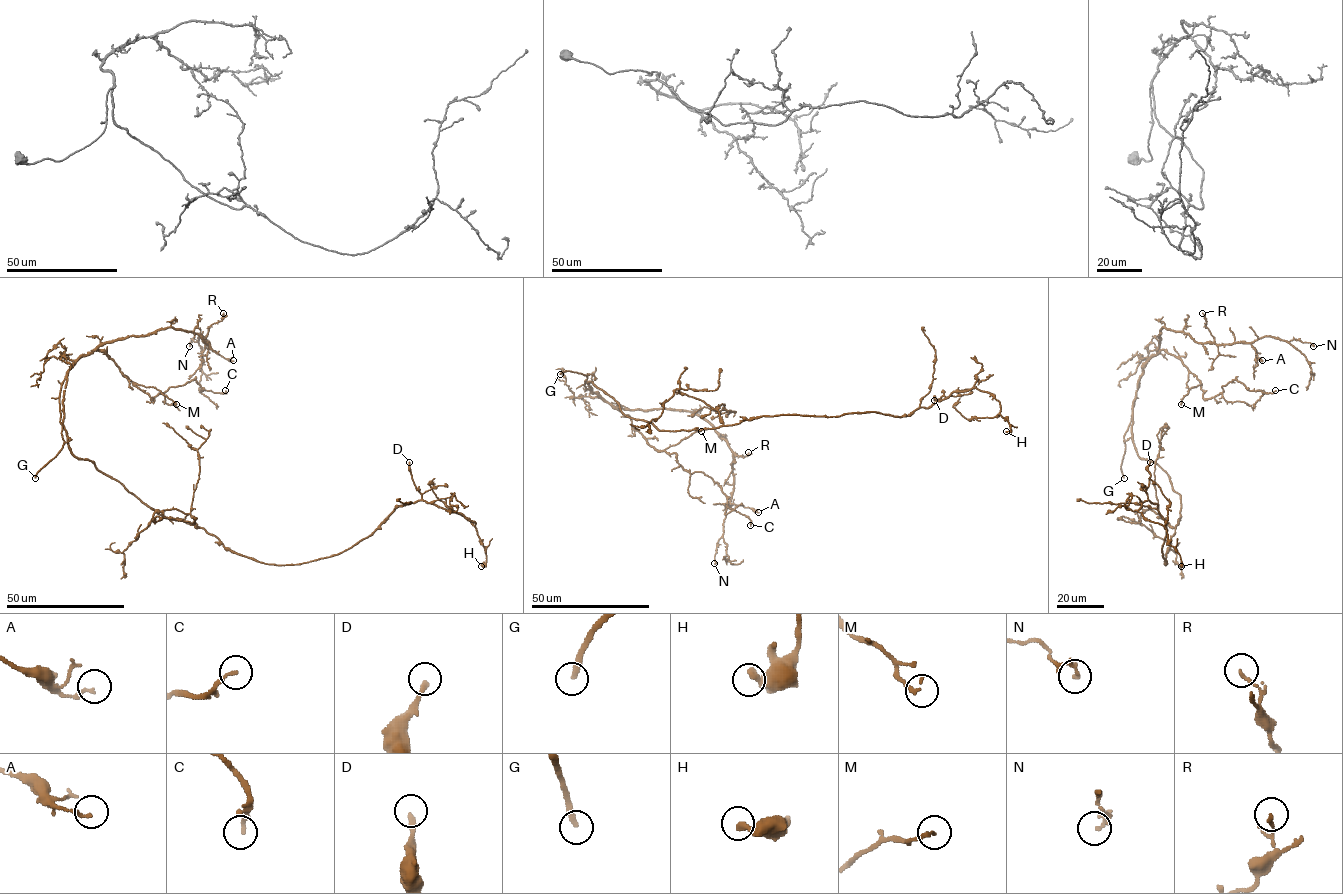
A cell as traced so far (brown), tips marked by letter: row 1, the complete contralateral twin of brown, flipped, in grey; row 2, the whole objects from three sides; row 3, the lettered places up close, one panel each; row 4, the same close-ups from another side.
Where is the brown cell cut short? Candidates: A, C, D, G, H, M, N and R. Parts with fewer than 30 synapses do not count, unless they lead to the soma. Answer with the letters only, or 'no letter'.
D

